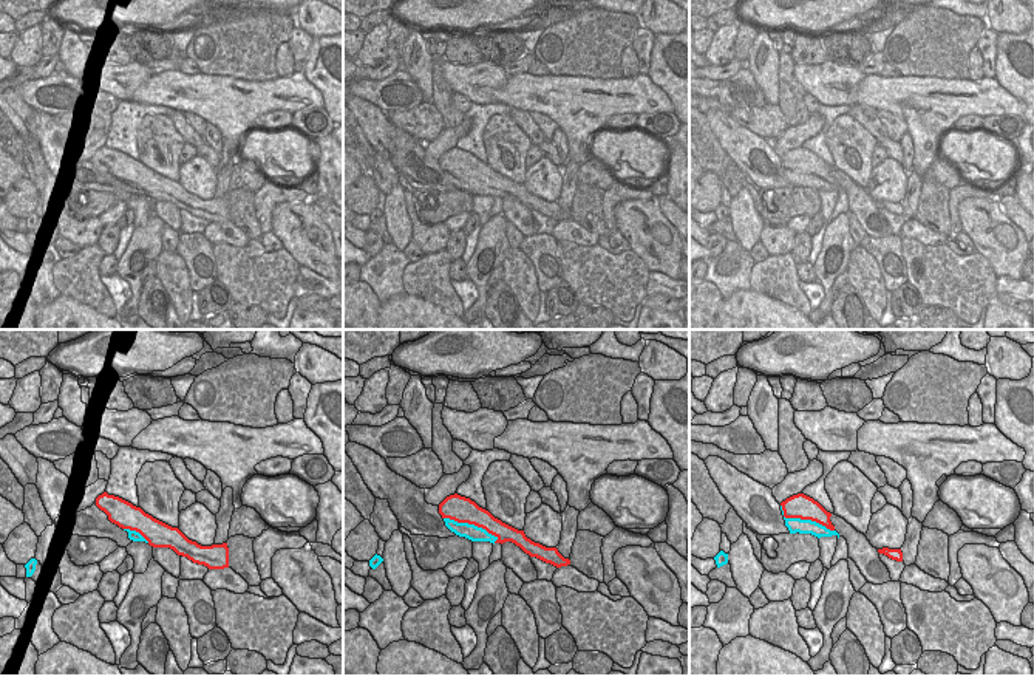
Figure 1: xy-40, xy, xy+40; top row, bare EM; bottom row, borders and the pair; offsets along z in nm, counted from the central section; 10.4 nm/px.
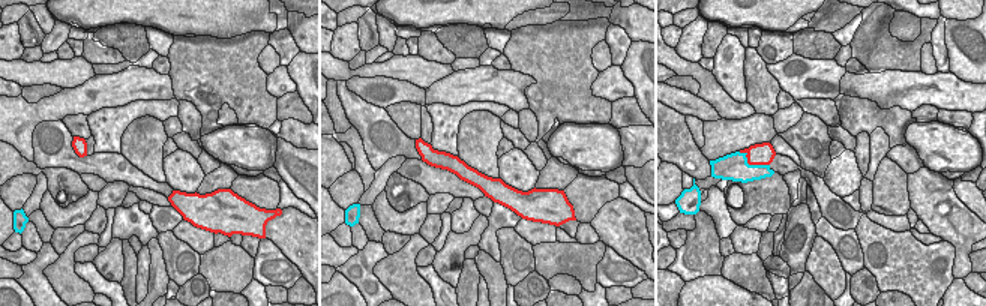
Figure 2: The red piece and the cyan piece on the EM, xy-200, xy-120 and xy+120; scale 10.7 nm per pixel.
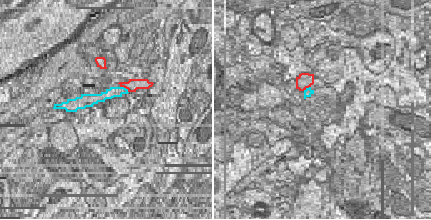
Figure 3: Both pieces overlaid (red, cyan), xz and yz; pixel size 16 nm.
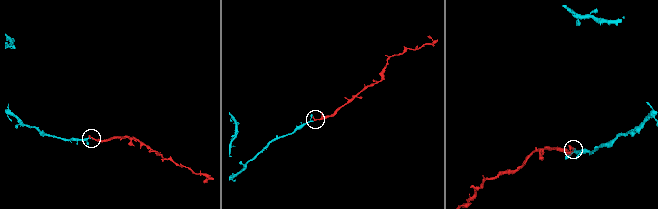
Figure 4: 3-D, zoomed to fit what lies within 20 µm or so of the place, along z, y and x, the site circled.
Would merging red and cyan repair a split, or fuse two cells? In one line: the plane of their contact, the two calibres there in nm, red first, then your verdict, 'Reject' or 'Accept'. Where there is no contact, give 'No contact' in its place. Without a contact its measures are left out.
Touches red in xy+40. Thickness 260 nm (red) against 160 nm. Accept

